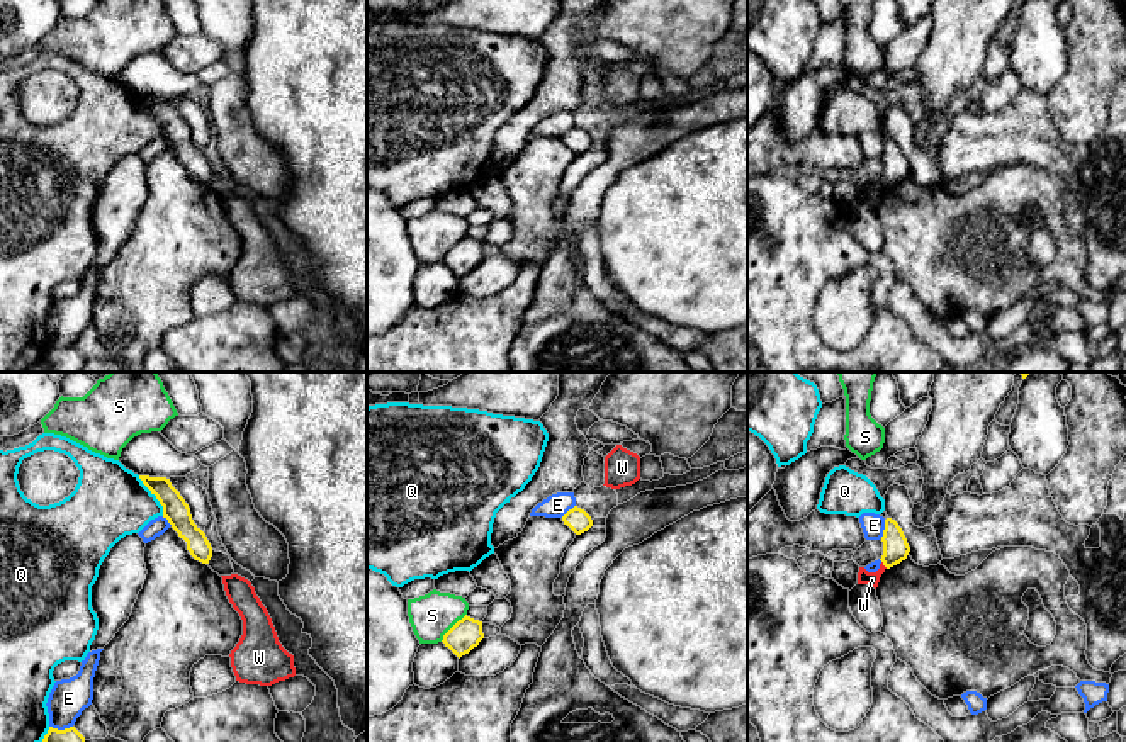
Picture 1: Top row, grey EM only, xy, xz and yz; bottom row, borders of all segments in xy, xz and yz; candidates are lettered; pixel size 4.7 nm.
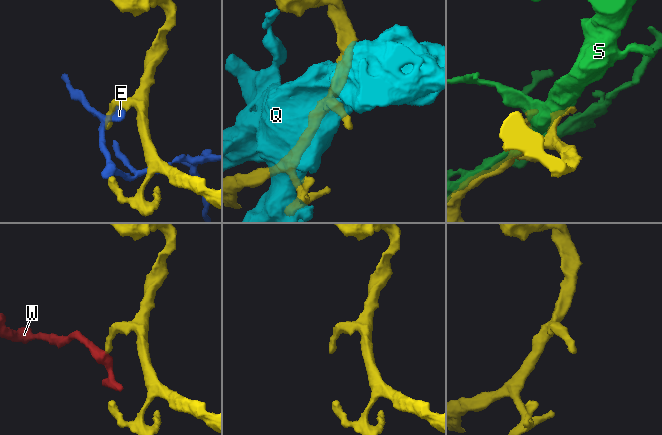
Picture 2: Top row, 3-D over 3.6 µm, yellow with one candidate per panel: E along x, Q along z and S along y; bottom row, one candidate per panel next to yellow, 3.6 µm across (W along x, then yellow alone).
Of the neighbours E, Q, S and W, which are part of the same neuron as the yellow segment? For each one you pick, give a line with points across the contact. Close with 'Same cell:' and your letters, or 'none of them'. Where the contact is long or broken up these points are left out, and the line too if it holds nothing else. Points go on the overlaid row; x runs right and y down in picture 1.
Same cell: none of them

